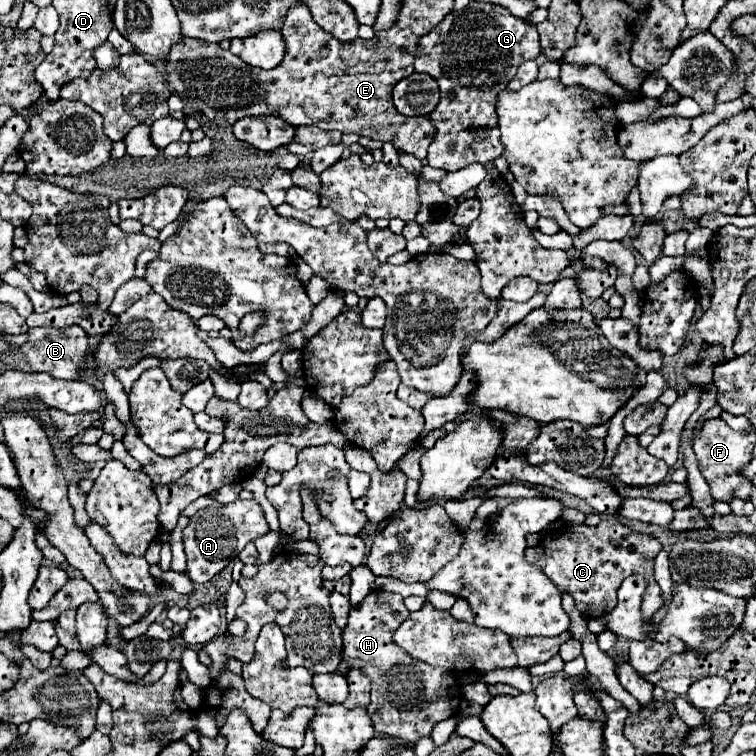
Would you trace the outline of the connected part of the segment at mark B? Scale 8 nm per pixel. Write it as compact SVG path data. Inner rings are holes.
M69 326L69 328L31 328L29 340L21 346L21 352L27 356L29 364L35 372L47 372L55 378L67 378L67 380L79 380L79 372L83 370L87 362L87 334L81 326Z

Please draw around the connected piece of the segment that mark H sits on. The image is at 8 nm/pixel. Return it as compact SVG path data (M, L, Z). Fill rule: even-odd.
M383 590L371 592L359 608L351 608L349 624L343 630L343 660L349 664L349 668L359 668L371 678L373 690L367 712L375 724L375 730L405 744L415 744L419 738L429 736L437 722L457 716L461 704L461 686L451 672L429 664L419 664L401 648L391 644L393 632L407 616L409 610L399 594L389 594ZM403 672L409 672L409 678L395 678L403 676Z

